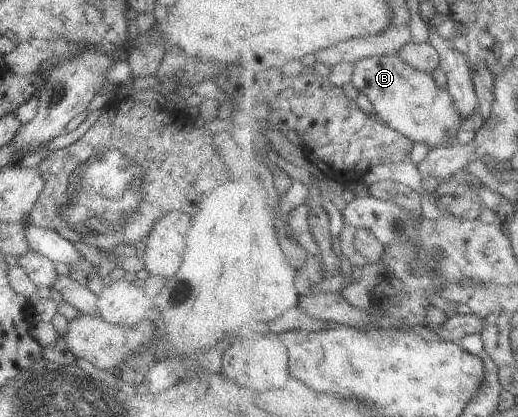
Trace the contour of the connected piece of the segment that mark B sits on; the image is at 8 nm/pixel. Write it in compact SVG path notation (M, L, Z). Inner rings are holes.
M399 54L365 58L355 63L353 81L358 91L369 98L379 119L385 120L413 141L426 143L430 150L445 148L447 145L456 146L460 143L459 133L464 129L467 130L471 125L470 120L459 111L448 86L439 87L432 73L418 70Z

